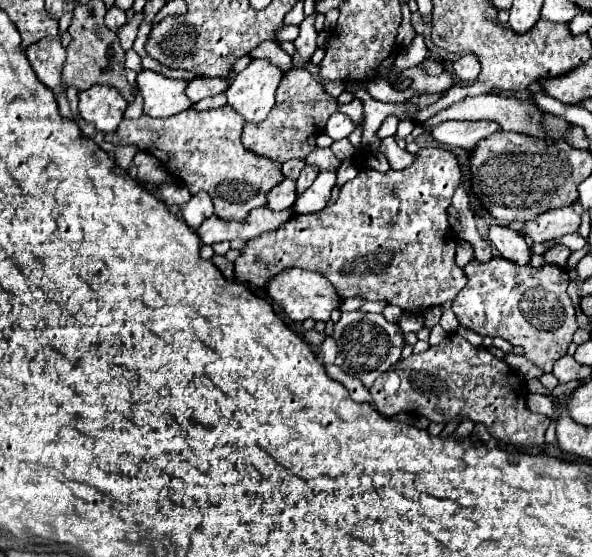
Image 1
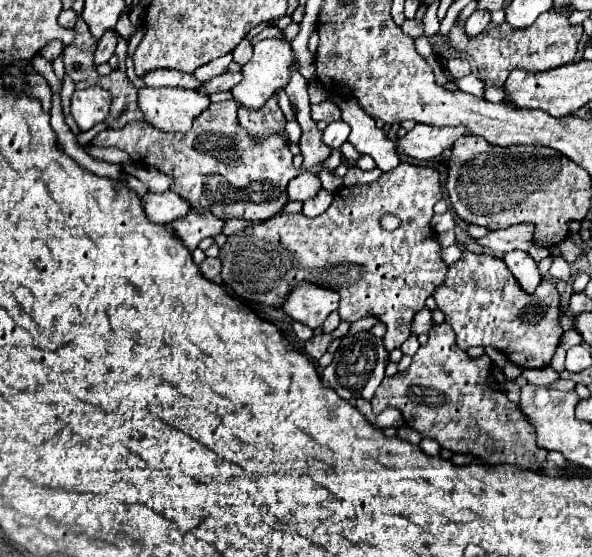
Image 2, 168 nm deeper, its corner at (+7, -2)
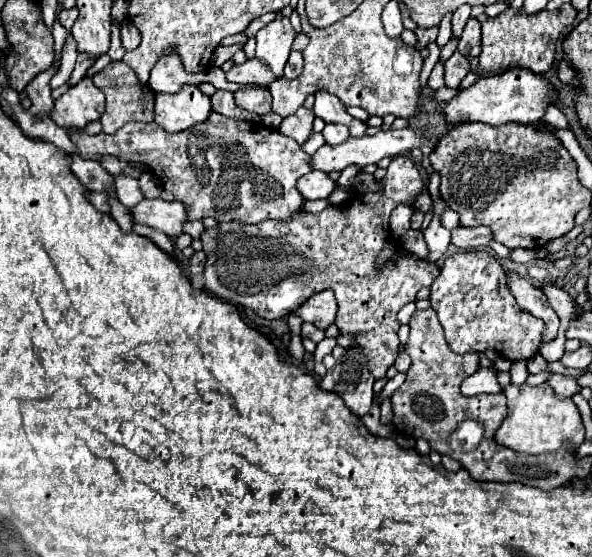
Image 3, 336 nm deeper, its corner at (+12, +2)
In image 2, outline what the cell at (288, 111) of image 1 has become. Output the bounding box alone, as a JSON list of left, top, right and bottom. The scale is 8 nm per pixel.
[239,91,285,139]

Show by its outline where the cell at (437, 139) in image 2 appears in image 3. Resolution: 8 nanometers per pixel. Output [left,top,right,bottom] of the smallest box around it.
[310,127,426,173]

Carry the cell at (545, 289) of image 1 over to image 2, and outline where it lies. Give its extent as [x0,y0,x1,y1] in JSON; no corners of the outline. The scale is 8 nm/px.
[435,251,563,369]

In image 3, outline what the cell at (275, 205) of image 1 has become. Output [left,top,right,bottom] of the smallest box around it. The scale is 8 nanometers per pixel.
[298,171,336,199]

